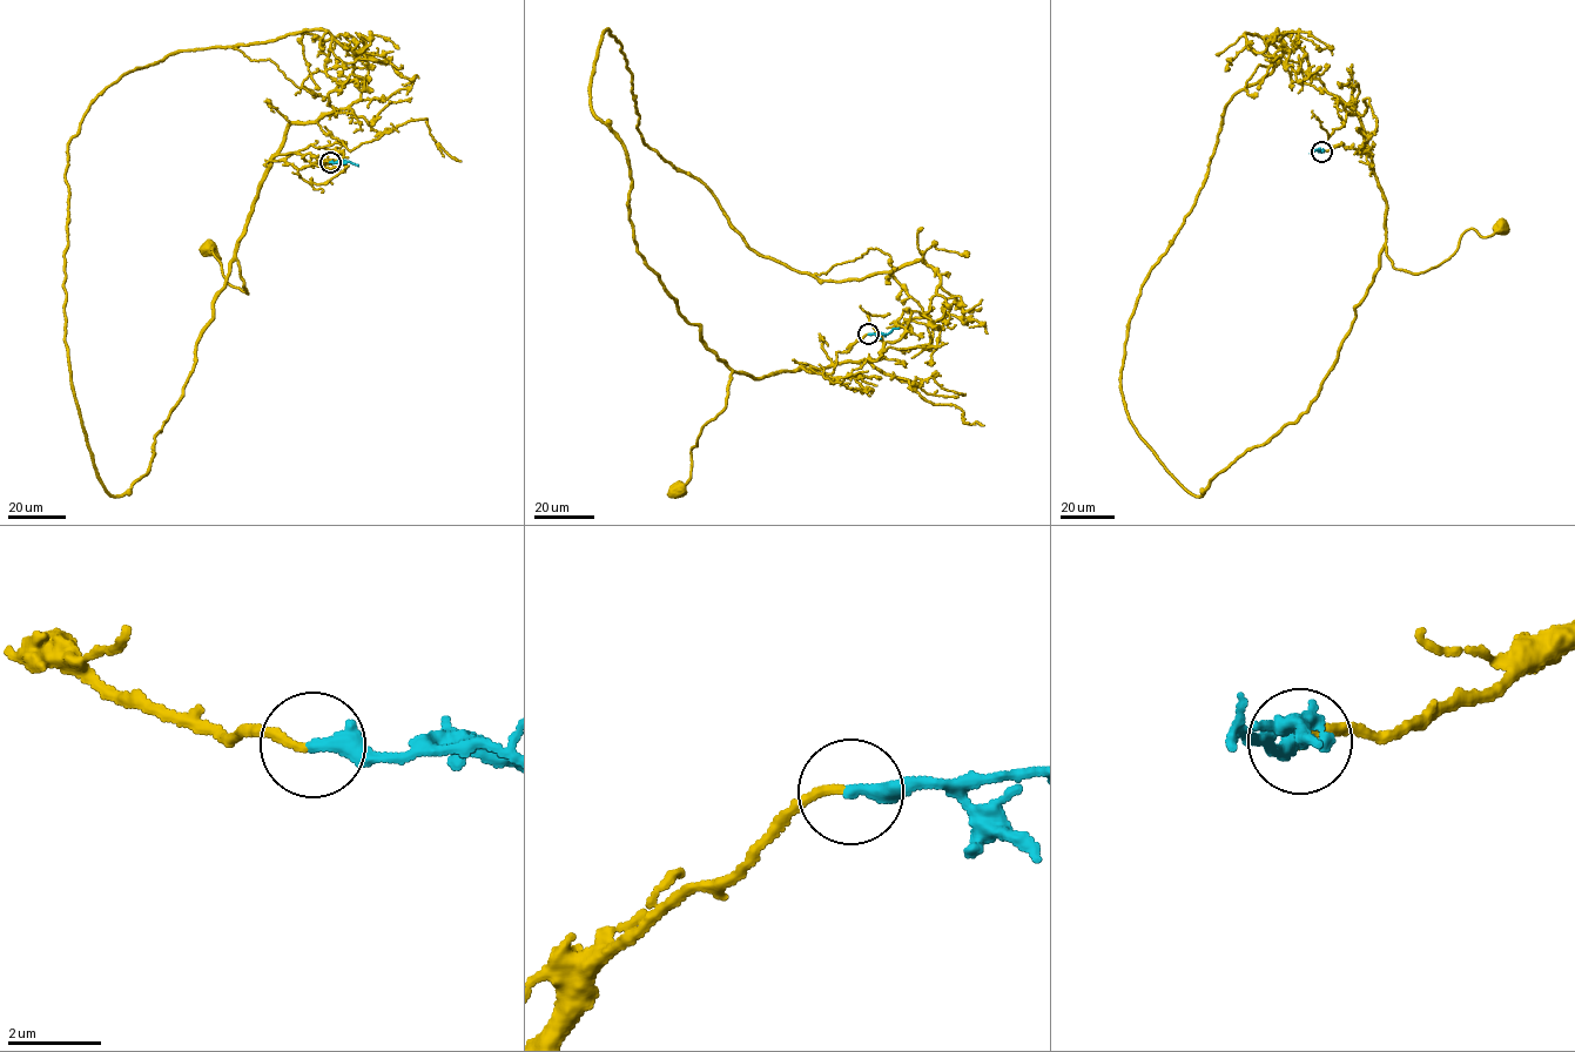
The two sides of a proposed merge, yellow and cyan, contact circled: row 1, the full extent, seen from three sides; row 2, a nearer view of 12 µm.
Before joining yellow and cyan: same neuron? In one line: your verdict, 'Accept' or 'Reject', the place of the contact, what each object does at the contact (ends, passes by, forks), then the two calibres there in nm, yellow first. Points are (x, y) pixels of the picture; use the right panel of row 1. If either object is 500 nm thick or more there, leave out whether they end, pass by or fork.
Accept. Place: (1321, 152). At the ring yellow ends. At the ring cyan ends. Thickness 180 nm (yellow) against 360 nm

